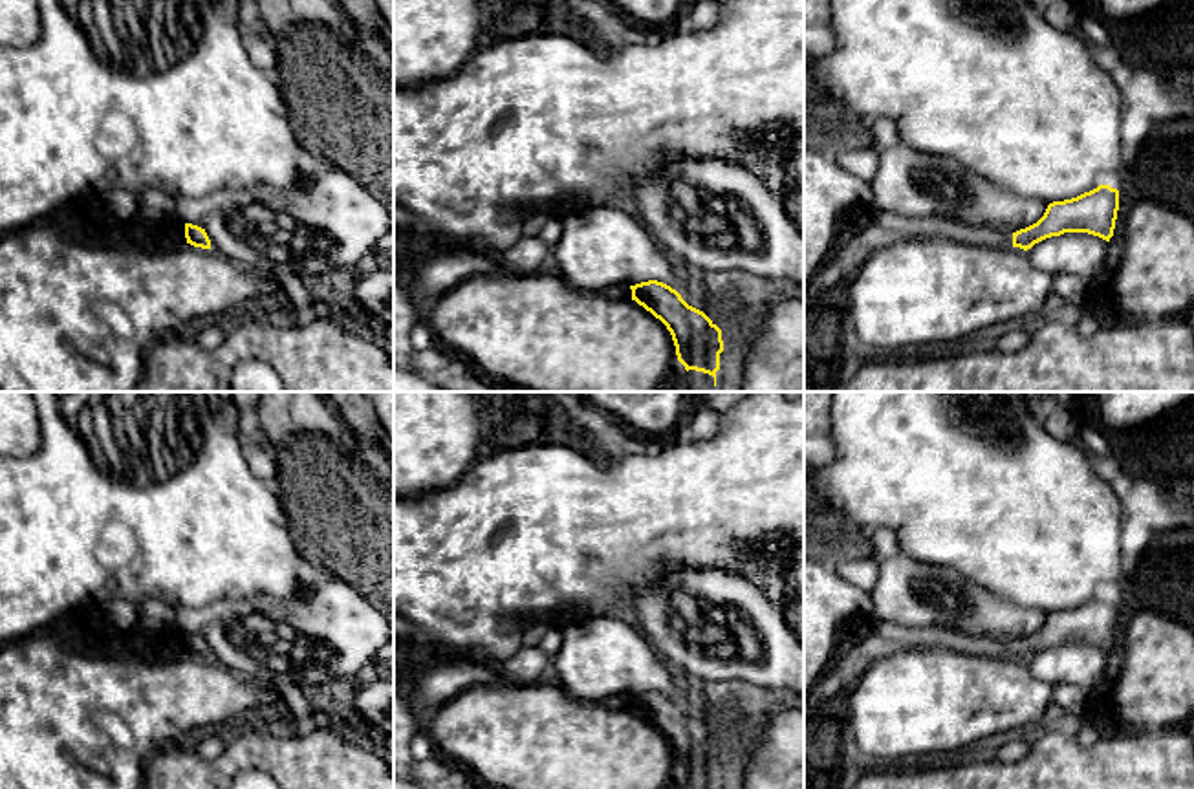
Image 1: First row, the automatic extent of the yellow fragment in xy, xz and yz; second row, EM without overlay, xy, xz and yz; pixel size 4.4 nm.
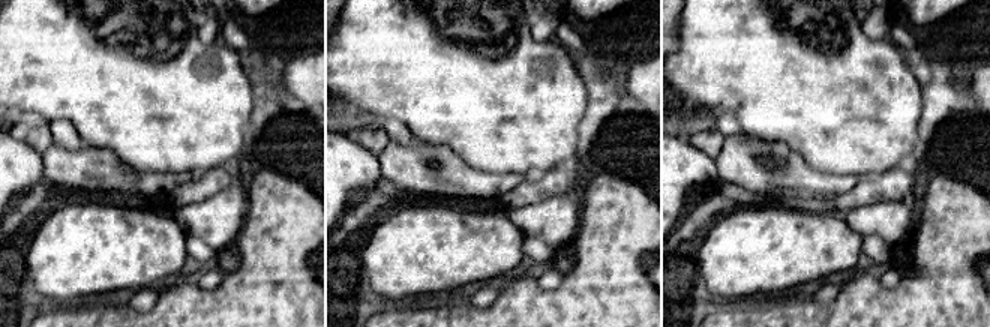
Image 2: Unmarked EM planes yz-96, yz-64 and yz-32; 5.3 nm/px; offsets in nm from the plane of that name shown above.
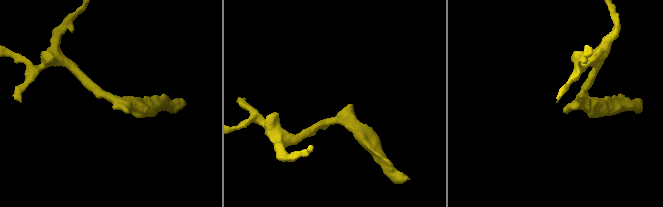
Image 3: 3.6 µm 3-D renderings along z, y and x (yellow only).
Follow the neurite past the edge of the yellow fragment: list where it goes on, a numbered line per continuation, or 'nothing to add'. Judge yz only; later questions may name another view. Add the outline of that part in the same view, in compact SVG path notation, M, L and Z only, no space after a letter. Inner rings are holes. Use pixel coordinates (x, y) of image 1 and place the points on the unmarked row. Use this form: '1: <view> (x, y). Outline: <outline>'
1: yz (905, 637). Outline: M870 619L870 628L892 641L896 646L949 646L952 650L989 655L989 657L1011 657L1013 644L1000 643L985 637L969 637L949 628L905 628L894 622Z

